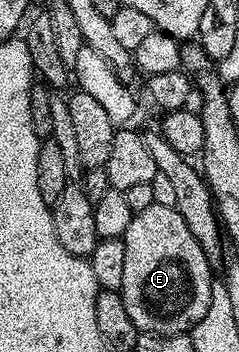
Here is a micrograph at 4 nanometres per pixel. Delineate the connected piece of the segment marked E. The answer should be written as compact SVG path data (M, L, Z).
M154 203L133 215L122 239L126 263L119 293L137 333L148 332L151 336L191 333L210 306L214 277L213 265L202 246L194 242L186 218L182 218L176 207Z

